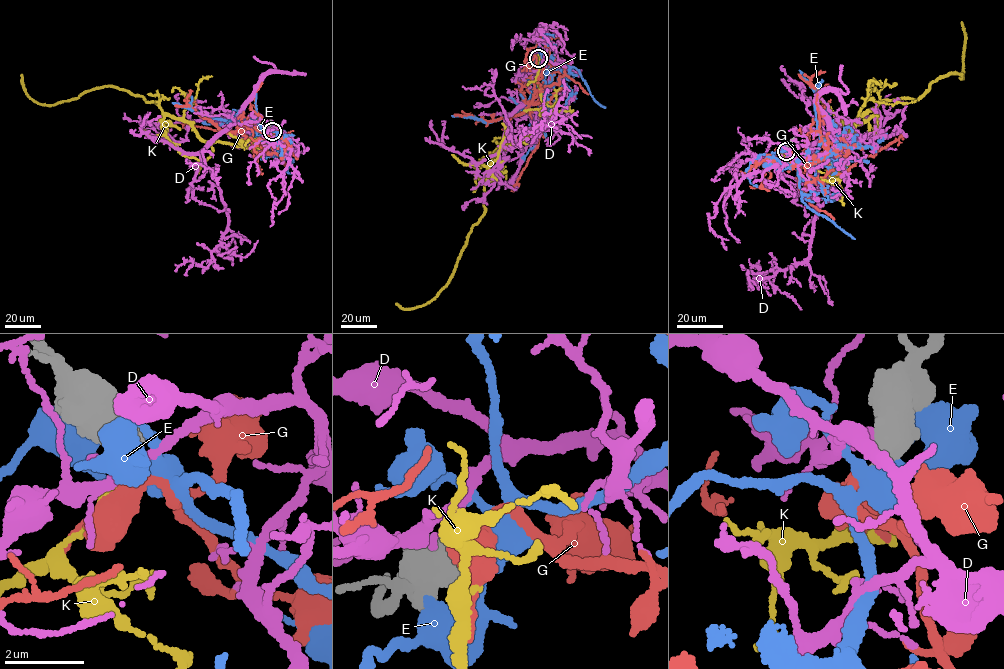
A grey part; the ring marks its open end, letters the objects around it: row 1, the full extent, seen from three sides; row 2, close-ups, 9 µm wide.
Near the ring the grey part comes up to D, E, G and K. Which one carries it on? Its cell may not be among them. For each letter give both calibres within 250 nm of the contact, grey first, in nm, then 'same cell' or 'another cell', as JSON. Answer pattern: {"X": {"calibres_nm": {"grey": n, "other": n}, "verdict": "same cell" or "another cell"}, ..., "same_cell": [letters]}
{"D": {"calibres_nm": {"grey": 600, "other": 140}, "verdict": "another cell"}, "E": {"calibres_nm": {"grey": 700, "other": 400}, "verdict": "another cell"}, "G": {"calibres_nm": {"grey": 360, "other": 440}, "verdict": "same cell"}, "K": {"calibres_nm": {"grey": 340, "other": 130}, "verdict": "another cell"}, "same_cell": ["G"]}

